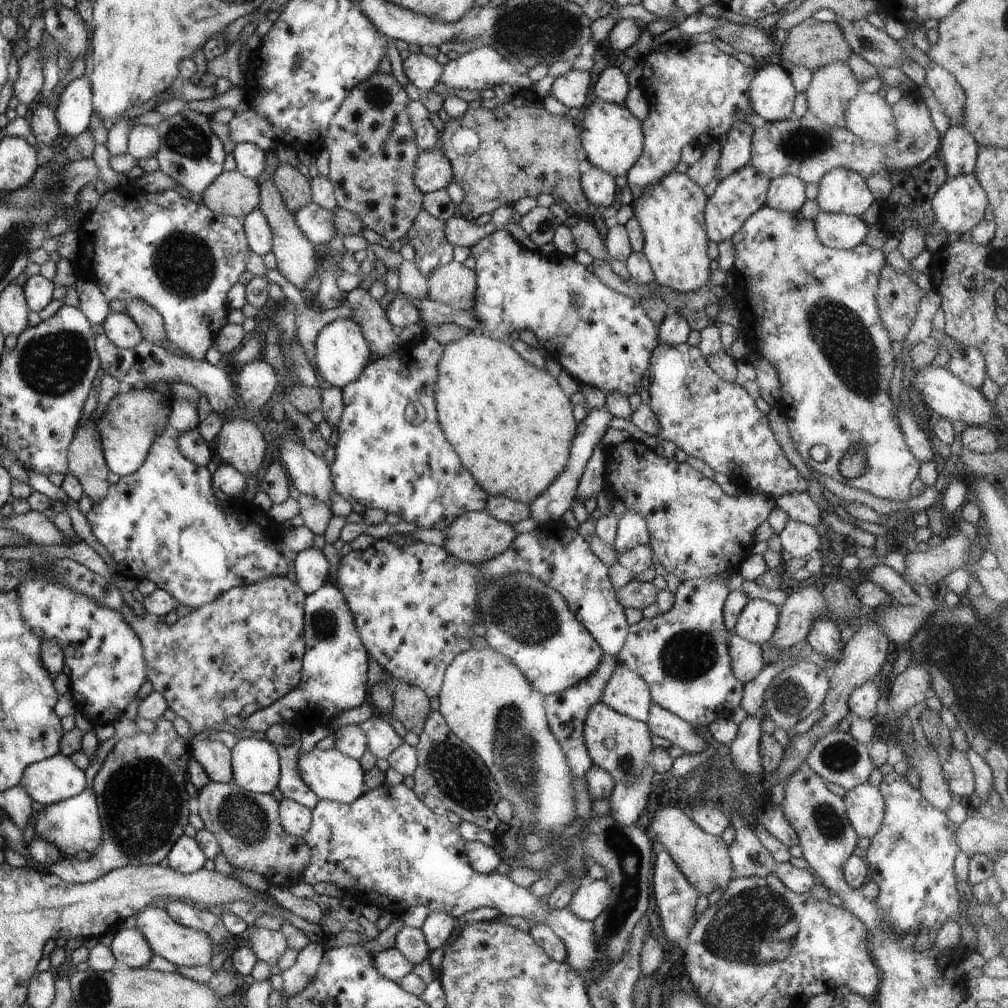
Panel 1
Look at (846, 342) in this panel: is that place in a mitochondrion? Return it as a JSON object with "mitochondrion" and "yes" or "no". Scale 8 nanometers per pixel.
{"mitochondrion":"yes"}

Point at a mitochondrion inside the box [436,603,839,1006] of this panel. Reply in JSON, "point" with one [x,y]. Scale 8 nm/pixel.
{"point":[757,921]}

